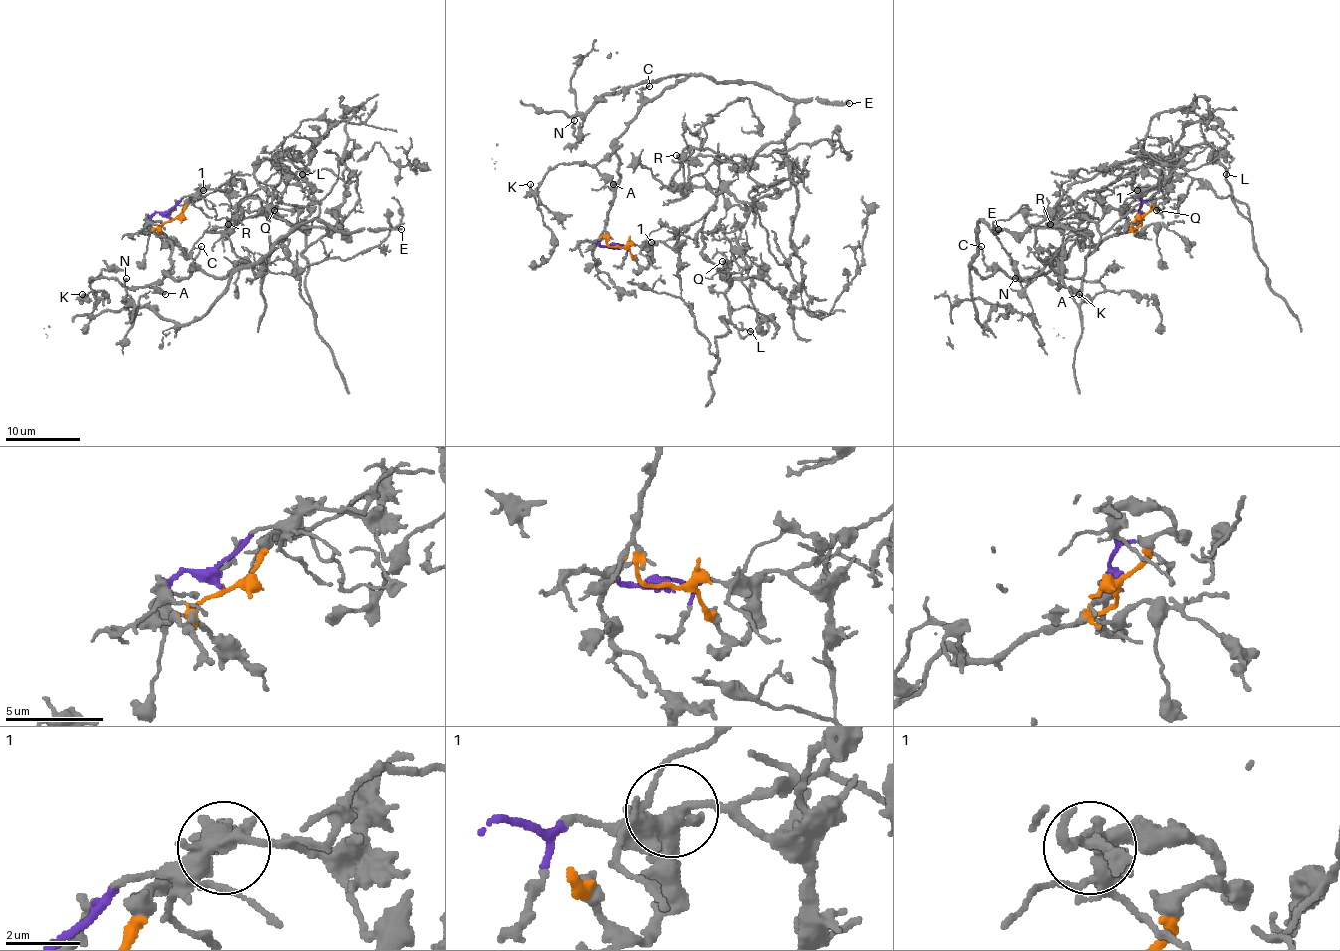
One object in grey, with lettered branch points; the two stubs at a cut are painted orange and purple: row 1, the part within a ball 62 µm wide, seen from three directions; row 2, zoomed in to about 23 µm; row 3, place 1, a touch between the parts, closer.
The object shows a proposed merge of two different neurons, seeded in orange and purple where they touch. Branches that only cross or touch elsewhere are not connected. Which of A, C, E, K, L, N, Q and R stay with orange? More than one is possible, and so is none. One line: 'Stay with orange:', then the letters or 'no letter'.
Stay with orange: A, C, E, K, N, R

